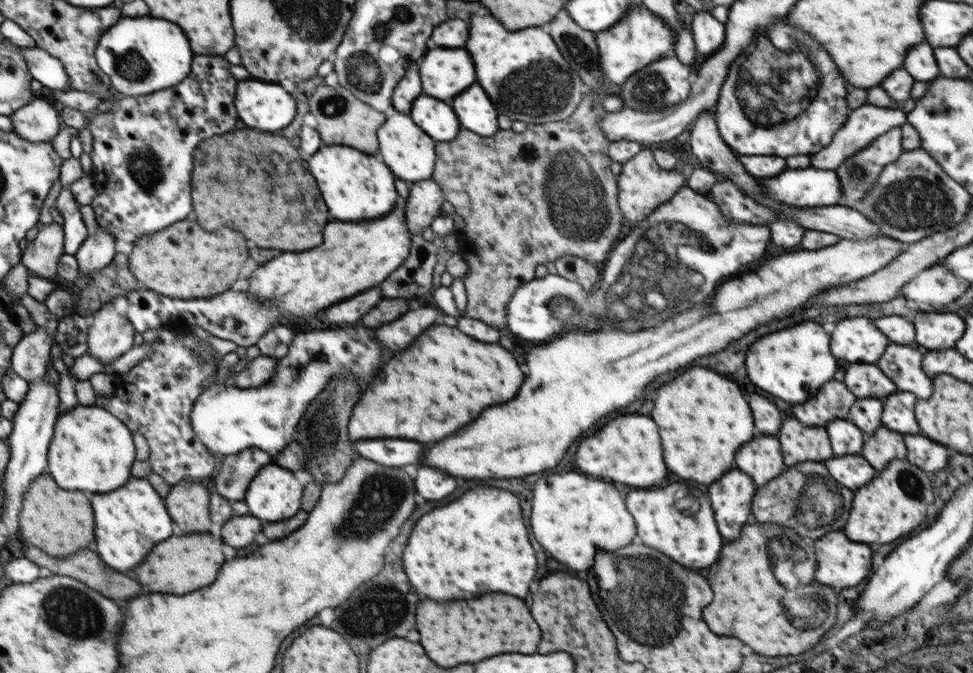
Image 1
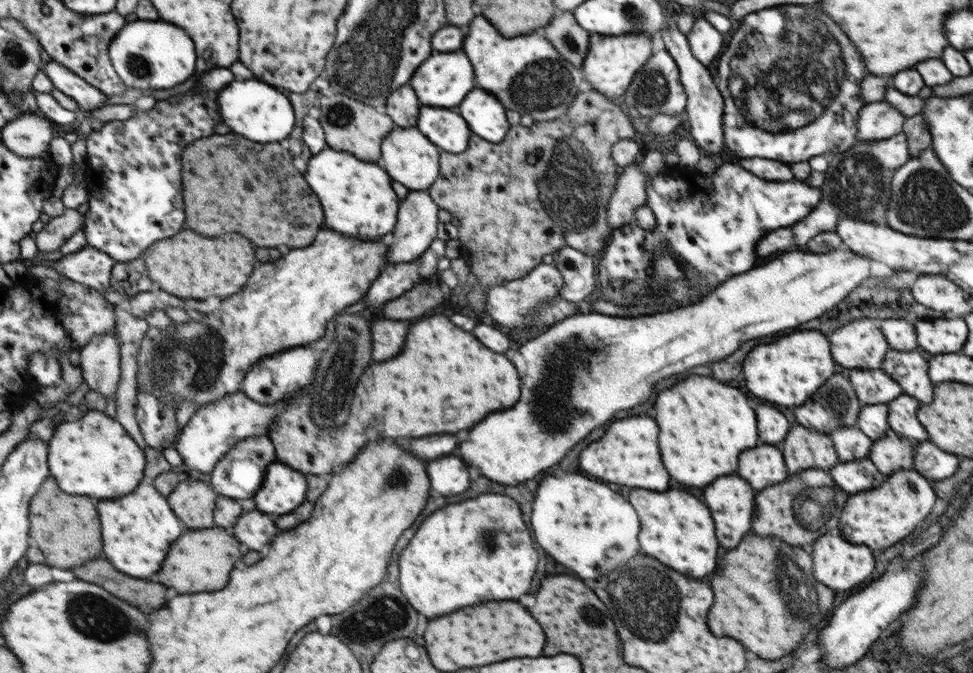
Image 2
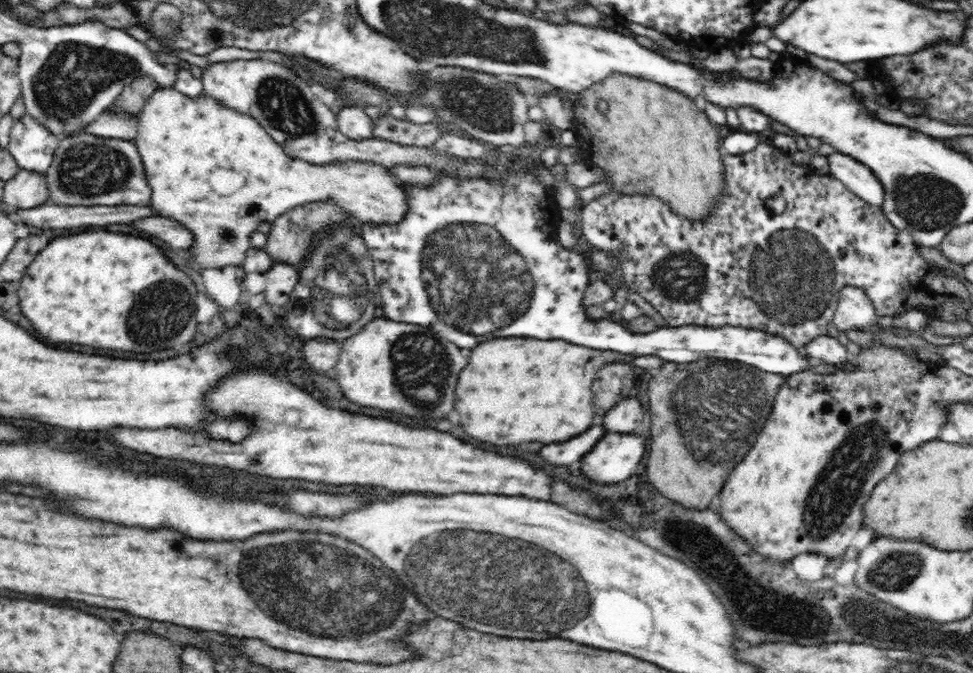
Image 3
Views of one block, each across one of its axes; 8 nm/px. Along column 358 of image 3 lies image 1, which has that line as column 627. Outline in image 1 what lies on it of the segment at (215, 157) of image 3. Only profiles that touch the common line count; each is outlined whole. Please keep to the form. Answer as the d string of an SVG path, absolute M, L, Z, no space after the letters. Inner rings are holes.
M653 147L641 150L637 156L623 164L622 170L617 176L617 203L627 225L633 225L644 220L657 206L676 195L676 192L686 182L687 174L685 171L679 171L675 168L665 170L658 166L653 156Z

